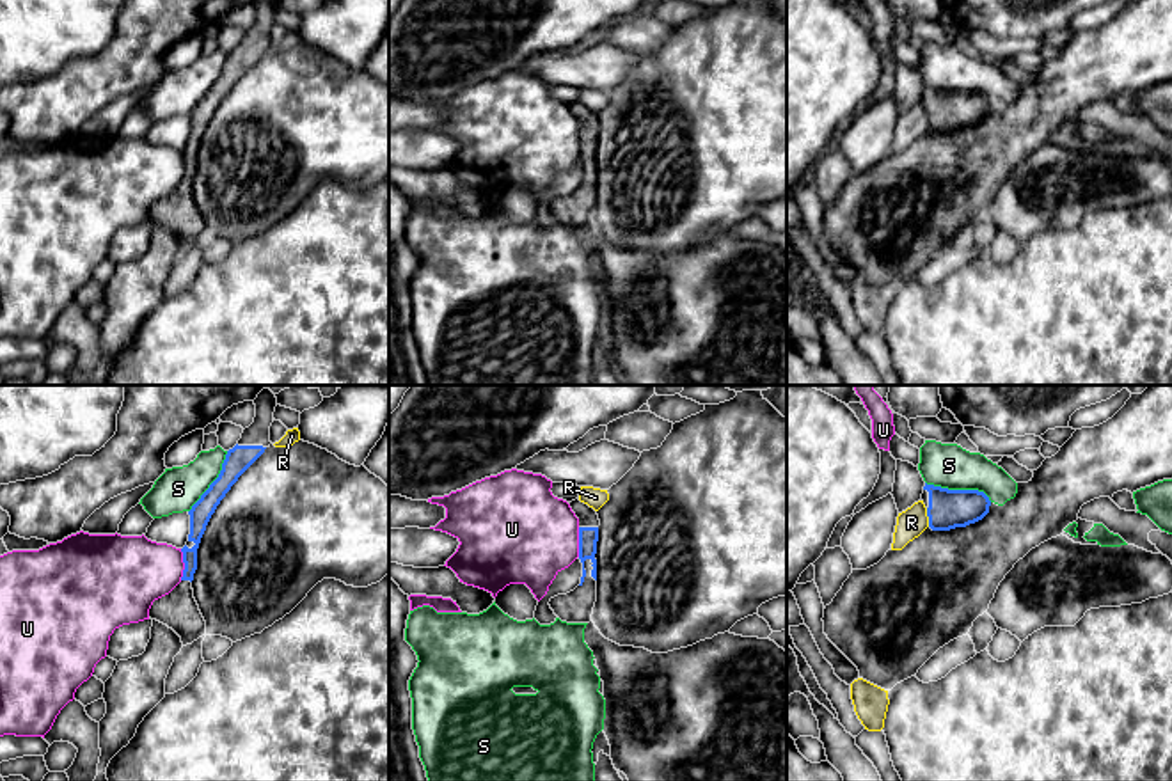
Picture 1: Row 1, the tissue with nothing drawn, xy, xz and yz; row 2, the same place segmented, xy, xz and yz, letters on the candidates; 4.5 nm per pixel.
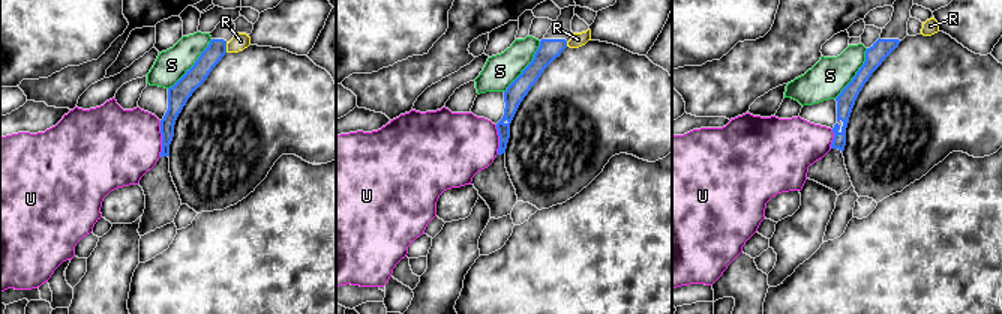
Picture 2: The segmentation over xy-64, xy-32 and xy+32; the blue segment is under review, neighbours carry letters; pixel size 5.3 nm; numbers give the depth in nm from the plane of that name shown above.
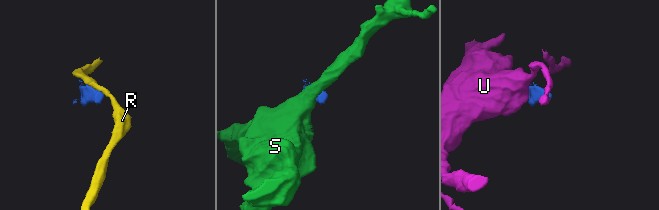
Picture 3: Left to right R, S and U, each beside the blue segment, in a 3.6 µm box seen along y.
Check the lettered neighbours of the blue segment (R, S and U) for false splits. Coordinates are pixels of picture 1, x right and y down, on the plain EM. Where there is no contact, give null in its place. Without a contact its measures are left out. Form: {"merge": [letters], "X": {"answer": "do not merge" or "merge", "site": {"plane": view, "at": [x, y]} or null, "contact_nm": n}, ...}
{"merge": [], "R": {"answer": "do not merge", "site": {"plane": "yz", "at": [927, 118]}, "contact_nm": 90}, "S": {"answer": "do not merge", "site": {"plane": "yz", "at": [959, 93]}, "contact_nm": 320}, "U": {"answer": "do not merge", "site": {"plane": "xy", "at": [185, 167]}, "contact_nm": 140}}

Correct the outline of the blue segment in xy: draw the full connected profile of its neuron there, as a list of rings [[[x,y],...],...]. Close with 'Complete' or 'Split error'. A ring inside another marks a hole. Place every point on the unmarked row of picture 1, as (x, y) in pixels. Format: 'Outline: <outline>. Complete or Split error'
Outline: [[[256,0],[254,7],[254,25],[243,32],[238,46],[227,53],[218,80],[188,114],[190,137],[186,147],[181,151],[185,165],[181,185],[169,197],[154,202],[149,211],[149,220],[172,231],[181,240],[183,248],[206,238],[206,224],[199,213],[192,192],[194,176],[197,172],[197,151],[206,128],[238,80],[272,46],[270,28],[273,25],[277,0]]]. Split error

